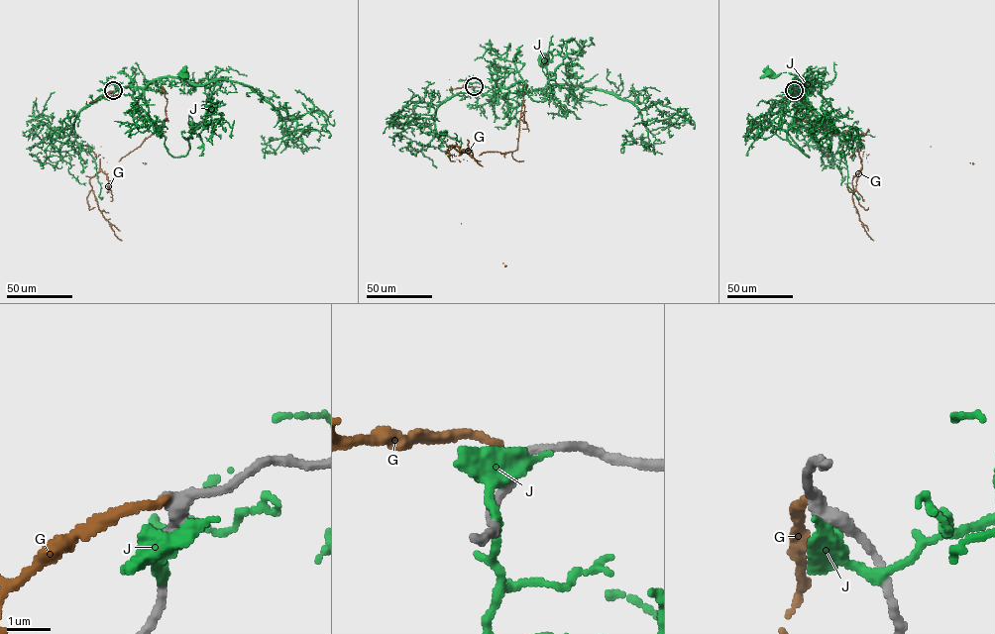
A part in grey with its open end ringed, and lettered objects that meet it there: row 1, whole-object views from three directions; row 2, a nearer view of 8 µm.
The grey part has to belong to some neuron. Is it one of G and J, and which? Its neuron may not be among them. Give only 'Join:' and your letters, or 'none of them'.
Join: none of them

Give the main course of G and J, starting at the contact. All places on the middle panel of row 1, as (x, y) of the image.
G: (474, 86), (463, 85), (478, 78), (527, 86), (517, 149), (459, 156), (461, 223), (506, 265)
J: (475, 87), (474, 92), (504, 96), (508, 93), (543, 90), (548, 76), (545, 62)

